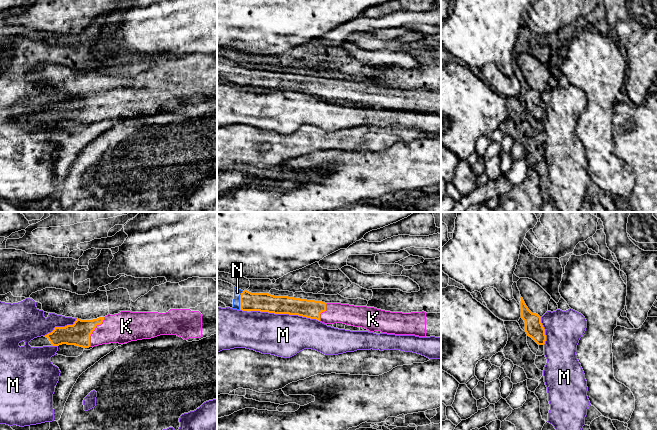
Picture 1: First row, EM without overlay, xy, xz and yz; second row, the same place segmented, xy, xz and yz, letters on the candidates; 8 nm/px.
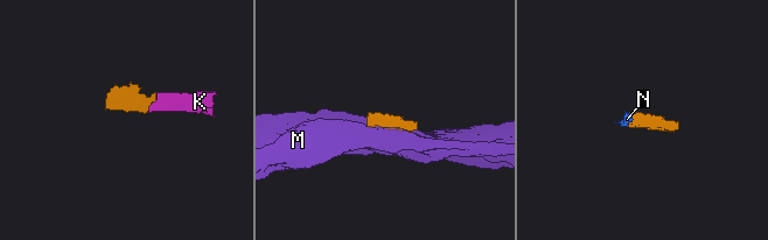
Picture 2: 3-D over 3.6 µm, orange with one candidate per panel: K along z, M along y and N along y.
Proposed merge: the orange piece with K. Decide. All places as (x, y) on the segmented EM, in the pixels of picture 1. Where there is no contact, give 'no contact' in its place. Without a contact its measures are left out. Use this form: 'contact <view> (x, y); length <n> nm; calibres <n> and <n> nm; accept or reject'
contact xy (93, 330); length 260 nm; calibres 190 and 240 nm; accept

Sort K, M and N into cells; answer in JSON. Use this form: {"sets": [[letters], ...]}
{"sets": [["K", "N"], ["M"]]}

